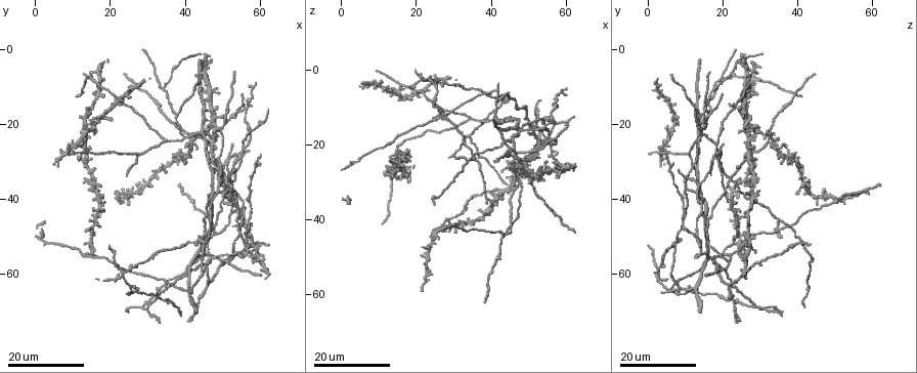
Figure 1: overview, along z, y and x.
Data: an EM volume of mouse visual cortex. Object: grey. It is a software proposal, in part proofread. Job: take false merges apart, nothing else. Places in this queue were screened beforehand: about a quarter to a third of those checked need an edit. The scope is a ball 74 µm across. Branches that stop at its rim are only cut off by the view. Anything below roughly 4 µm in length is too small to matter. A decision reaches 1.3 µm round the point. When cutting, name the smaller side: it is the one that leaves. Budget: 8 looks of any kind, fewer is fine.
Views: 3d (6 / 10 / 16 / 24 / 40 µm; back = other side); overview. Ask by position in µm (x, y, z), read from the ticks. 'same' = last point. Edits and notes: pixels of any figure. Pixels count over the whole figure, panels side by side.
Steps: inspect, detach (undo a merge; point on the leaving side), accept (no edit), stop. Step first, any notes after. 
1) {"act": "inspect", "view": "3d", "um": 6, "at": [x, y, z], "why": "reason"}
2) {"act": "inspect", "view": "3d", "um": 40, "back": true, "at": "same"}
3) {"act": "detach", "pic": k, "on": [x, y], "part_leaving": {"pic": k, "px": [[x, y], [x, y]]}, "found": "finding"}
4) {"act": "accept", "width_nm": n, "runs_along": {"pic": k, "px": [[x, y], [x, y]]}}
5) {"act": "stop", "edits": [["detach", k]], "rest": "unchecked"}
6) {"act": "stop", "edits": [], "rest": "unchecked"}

{"act": "inspect", "view": "3d", "um": 16, "at": [27.5, 28.0, 11.5], "why": "three arms meet"}

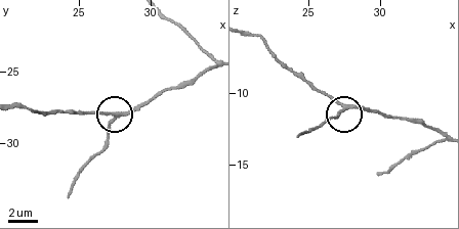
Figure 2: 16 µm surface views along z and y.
{"act": "inspect", "view": "3d", "um": 6, "at": [27.4, 28.2, 11.0]}

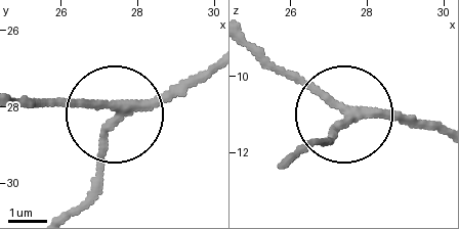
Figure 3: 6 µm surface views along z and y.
{"act": "accept", "side_arm_um": 7, "runs_along": {"pic": 3, "px": [[212, 65], [114, 118], [94, 202]]}, "found": "all the same neuron"}

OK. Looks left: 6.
{"act": "inspect", "view": "3d", "um": 16, "at": [45.0, 51.0, 8.0], "why": "side arm on a straight run"}

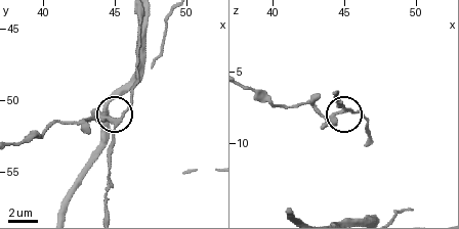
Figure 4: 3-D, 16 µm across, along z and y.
{"act": "inspect", "view": "3d", "um": 6, "at": [45.2, 51.4, 7.8]}

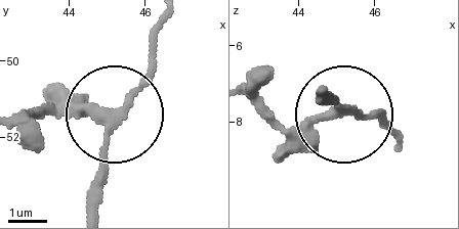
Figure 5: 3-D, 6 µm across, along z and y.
{"act": "detach", "pic": 5, "on": [296, 146], "width_nm": 200, "part_leaving": {"pic": 5, "px": [[335, 109], [280, 126], [250, 99]]}, "found": "two neurons meet here"}

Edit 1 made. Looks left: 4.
{"act": "inspect", "view": "overview"}

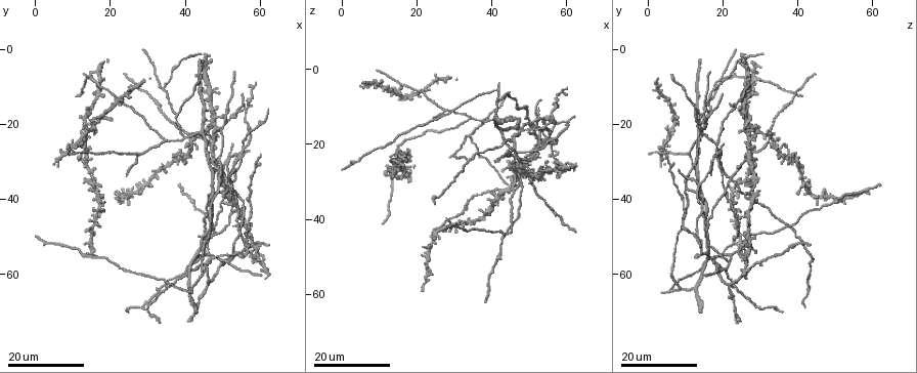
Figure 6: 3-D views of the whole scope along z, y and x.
{"act": "inspect", "view": "3d", "um": 16, "at": [52.0, 57.0, 22.0], "why": "two arms in line, one across"}

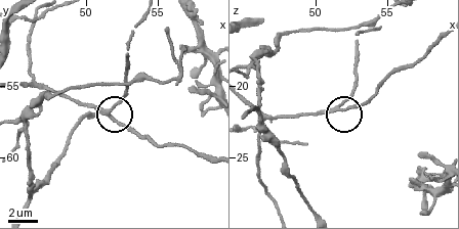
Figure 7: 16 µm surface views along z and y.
{"act": "inspect", "view": "3d", "um": 10, "at": [51.6, 56.8, 21.6]}

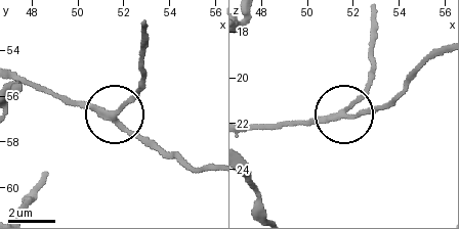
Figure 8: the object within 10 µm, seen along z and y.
{"act": "accept", "width_nm": 210, "found": "one neuron here"}

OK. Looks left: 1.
{"act": "stop", "edits": [["detach", 5]], "rest": "unchecked"}

